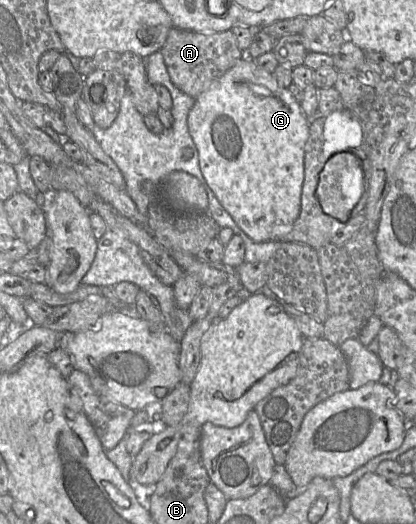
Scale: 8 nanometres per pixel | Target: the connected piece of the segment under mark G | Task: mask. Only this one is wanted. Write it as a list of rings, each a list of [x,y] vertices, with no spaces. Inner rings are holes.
[[[242,59],[195,99],[187,125],[199,152],[201,172],[237,226],[256,243],[281,241],[292,230],[301,210],[309,122],[300,103],[287,88],[278,85],[273,73]]]

